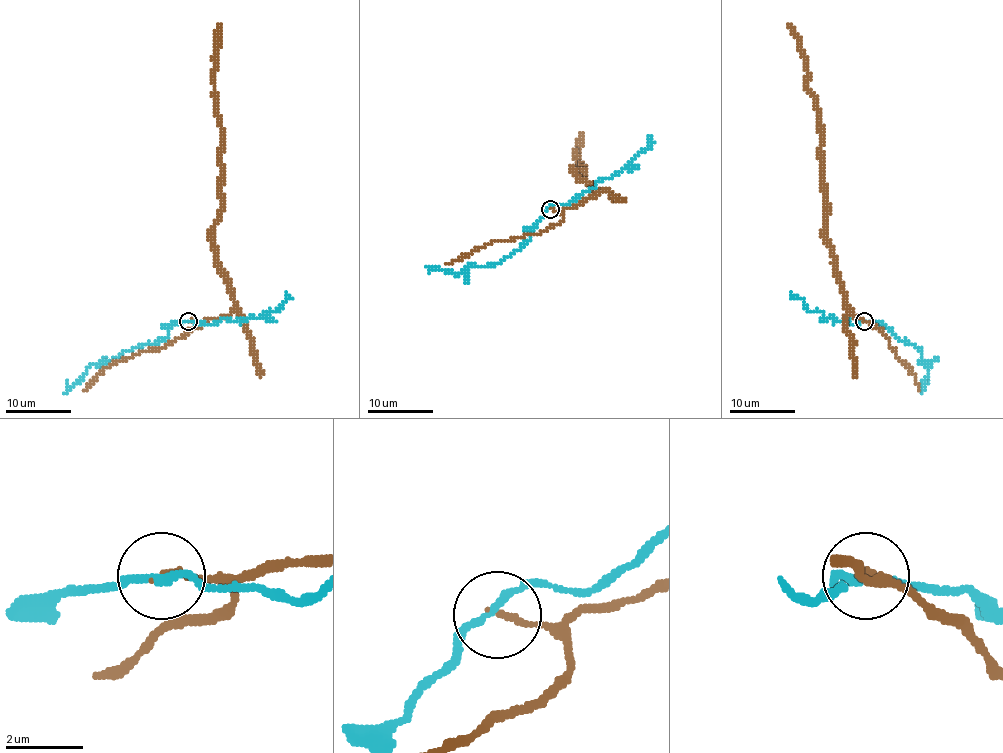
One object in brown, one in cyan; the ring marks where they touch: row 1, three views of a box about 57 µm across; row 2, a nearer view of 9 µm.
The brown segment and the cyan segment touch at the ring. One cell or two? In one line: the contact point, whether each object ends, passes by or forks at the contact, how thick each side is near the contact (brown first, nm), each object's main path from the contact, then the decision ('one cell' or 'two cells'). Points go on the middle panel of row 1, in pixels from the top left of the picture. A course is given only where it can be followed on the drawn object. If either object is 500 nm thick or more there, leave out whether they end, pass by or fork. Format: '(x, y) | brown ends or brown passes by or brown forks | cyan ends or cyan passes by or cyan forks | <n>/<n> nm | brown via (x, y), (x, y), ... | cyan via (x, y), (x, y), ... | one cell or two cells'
(550, 209) | brown ends | cyan passes by | 170/190 nm | brown via (551, 209), (570, 209), (595, 194), (579, 177), (575, 169), (583, 169), (577, 153), (580, 133) | cyan via (551, 209), (536, 225), (528, 241), (498, 262), (484, 267), (467, 266), (459, 274), (433, 269), (428, 272) | two cells

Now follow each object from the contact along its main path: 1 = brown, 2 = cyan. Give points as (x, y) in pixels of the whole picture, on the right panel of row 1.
1: (864, 321), (846, 304), (832, 247), (824, 237), (821, 121), (808, 87), (808, 61), (788, 23)
2: (864, 321), (880, 322), (904, 343), (913, 343), (922, 353), (921, 360), (929, 365), (924, 388), (927, 381)

